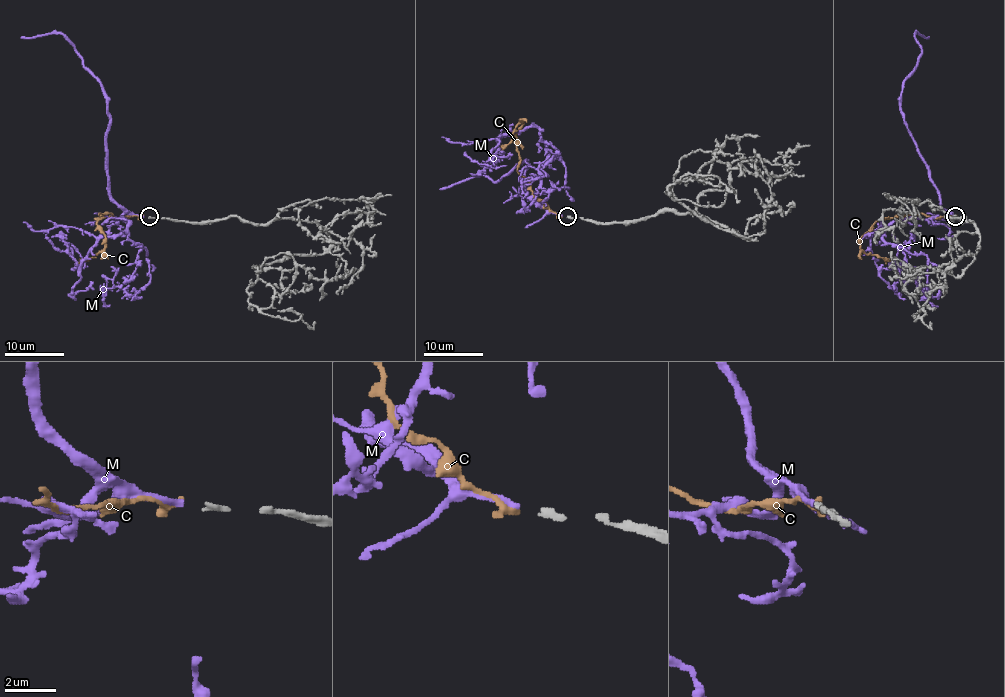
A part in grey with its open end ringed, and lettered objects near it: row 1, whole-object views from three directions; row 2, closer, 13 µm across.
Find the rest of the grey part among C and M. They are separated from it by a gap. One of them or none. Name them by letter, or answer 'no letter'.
M

